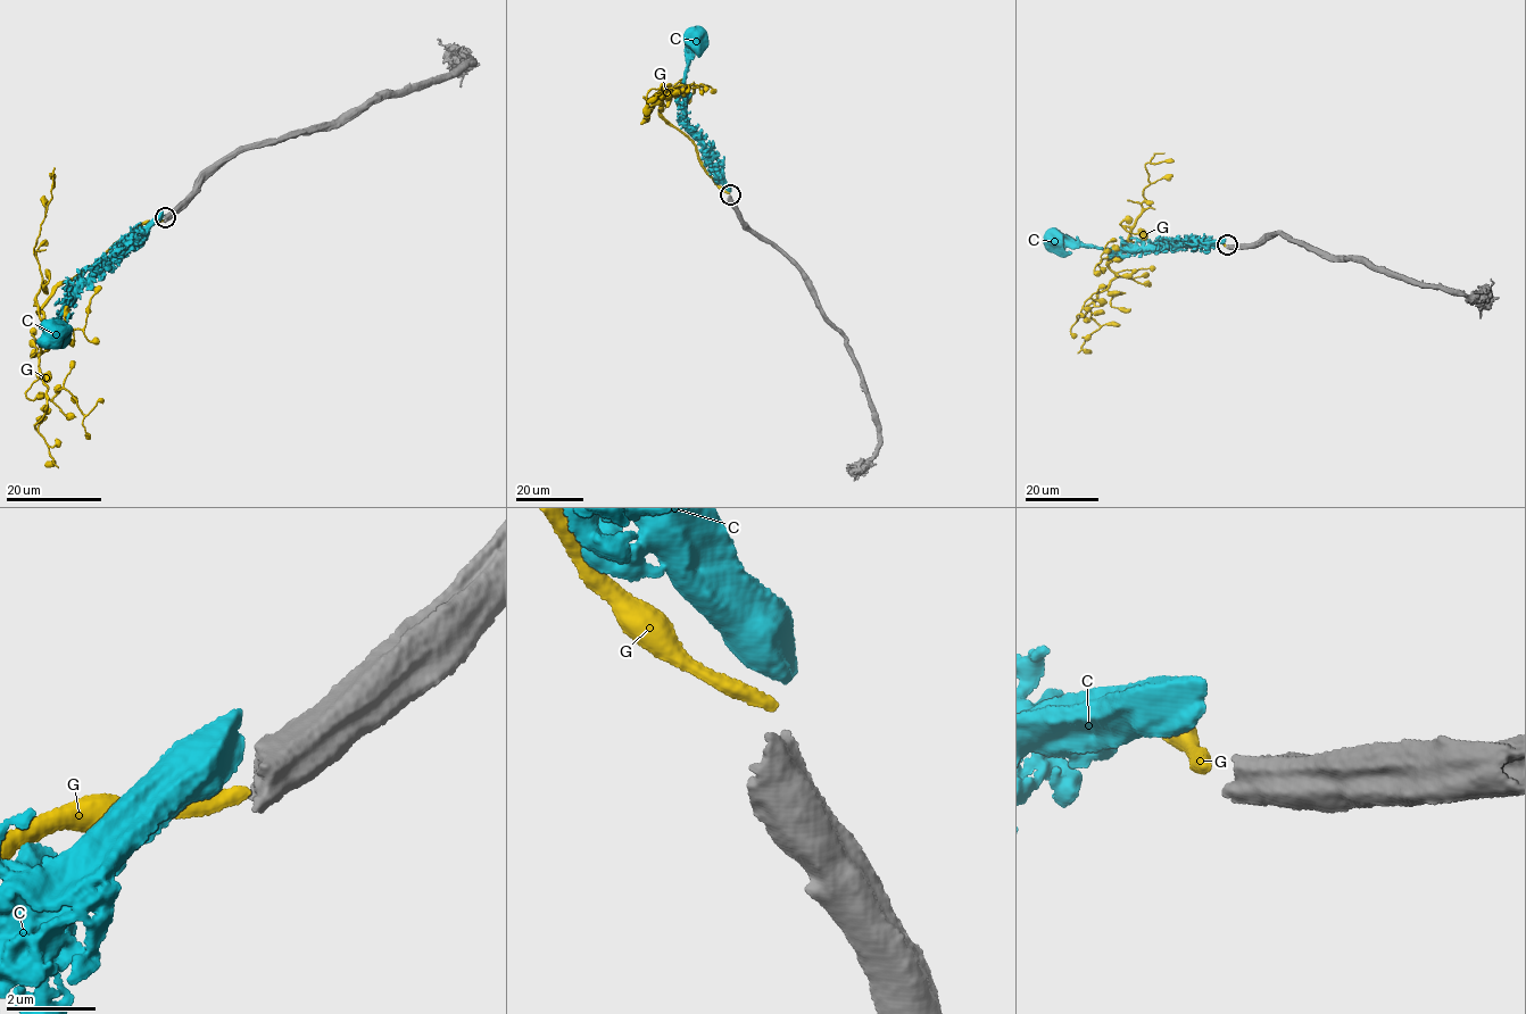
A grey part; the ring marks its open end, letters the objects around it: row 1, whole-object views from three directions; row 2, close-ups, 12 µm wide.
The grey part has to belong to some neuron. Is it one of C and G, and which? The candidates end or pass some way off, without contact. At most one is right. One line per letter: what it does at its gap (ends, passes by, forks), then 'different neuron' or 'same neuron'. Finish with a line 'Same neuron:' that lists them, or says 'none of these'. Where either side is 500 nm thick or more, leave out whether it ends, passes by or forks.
C: same neuron
G: different neuron
Same neuron: C

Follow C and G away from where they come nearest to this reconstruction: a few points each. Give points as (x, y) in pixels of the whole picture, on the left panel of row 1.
C: (163, 215), (67, 305), (47, 334), (51, 335)
G: (163, 219), (142, 223), (57, 288), (38, 315), (47, 391), (36, 430), (52, 459), (46, 465)

